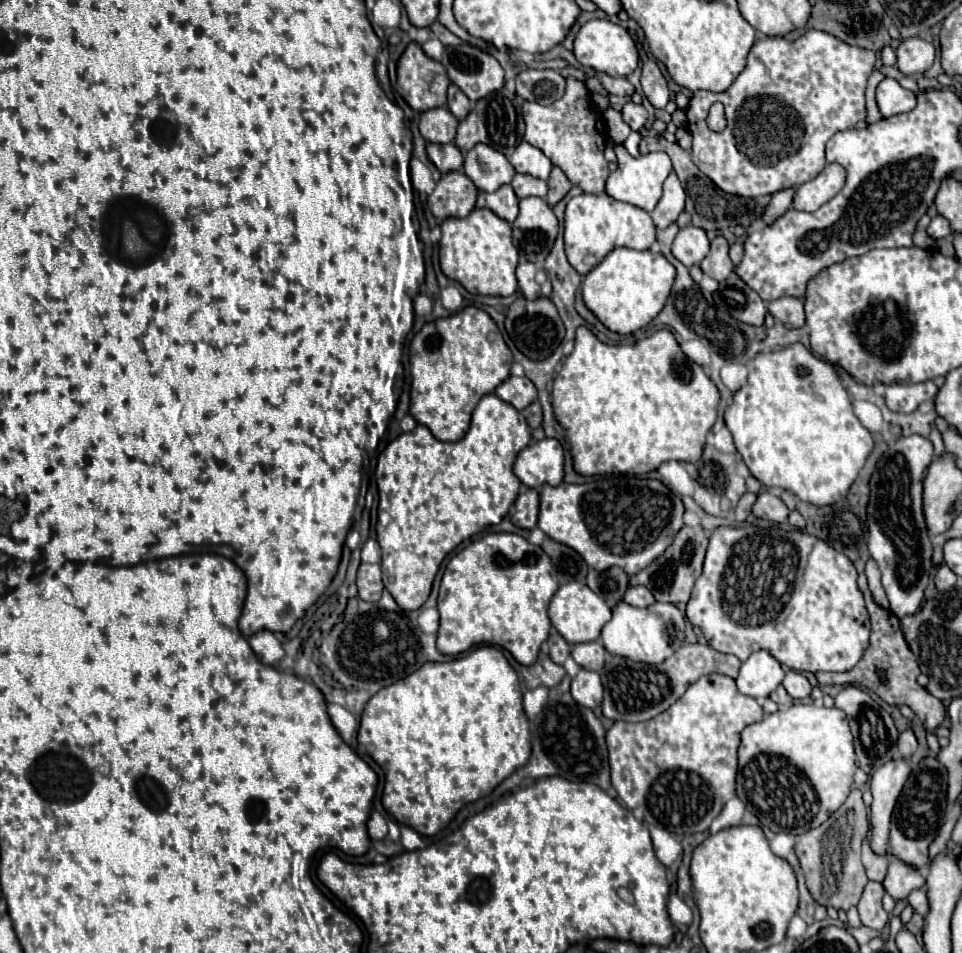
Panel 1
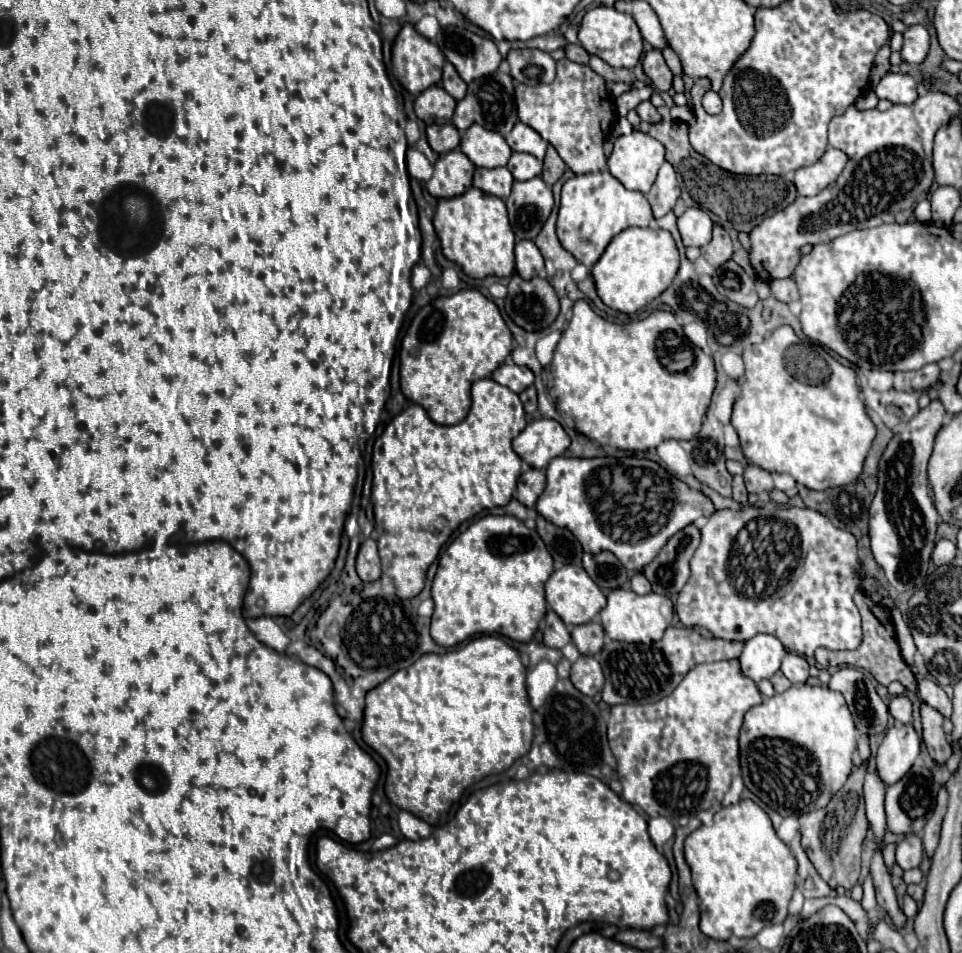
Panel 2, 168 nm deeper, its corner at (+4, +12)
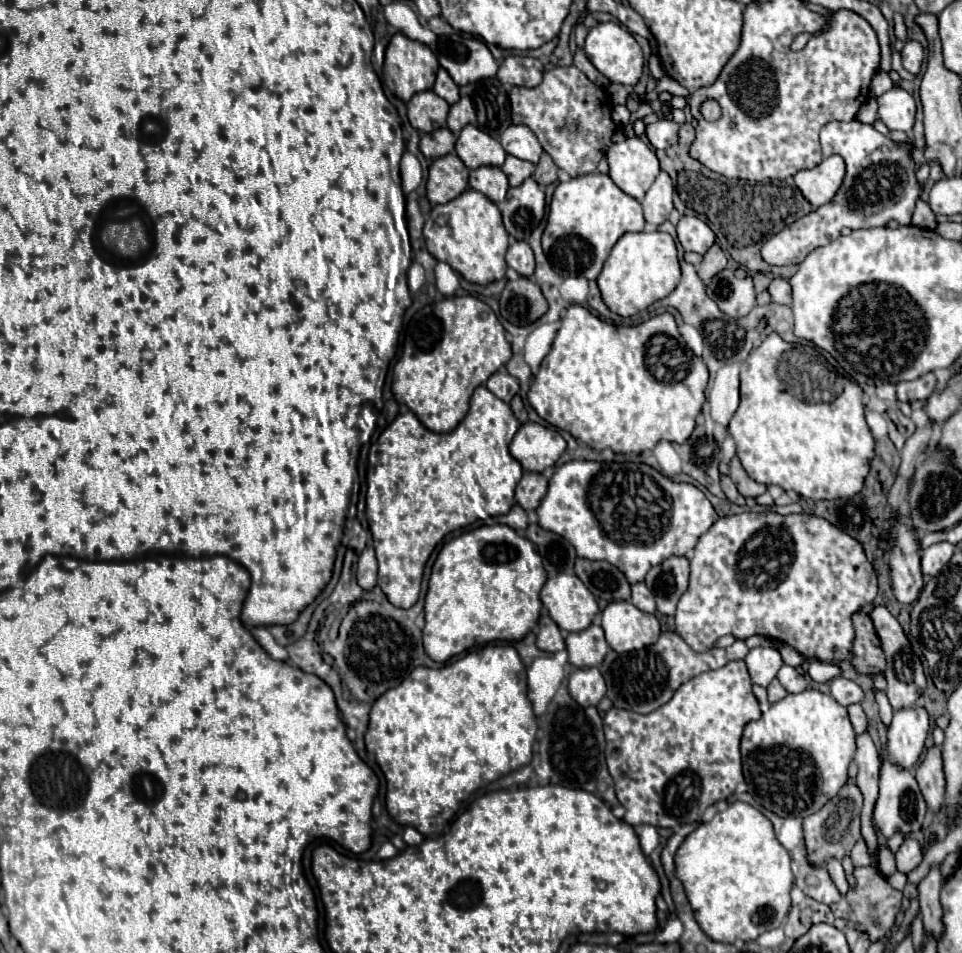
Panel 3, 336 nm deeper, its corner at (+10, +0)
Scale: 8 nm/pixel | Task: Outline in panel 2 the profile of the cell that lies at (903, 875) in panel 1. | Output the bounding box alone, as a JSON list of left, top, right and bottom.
[896,834,922,870]

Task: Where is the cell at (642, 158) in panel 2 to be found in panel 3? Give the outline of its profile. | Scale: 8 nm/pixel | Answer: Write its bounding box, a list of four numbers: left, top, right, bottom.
[606,138,660,200]

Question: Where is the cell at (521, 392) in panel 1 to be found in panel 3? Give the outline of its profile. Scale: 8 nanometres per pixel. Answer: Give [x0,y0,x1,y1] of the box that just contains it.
[486,372,520,402]

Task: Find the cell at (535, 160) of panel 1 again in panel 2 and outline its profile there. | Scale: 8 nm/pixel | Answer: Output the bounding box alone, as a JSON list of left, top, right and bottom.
[506,122,548,160]

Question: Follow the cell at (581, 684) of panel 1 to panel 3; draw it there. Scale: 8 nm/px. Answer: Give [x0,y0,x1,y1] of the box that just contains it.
[568,668,606,706]

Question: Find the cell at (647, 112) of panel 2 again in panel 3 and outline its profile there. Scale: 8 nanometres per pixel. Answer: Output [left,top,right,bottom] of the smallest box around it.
[646,120,678,148]

